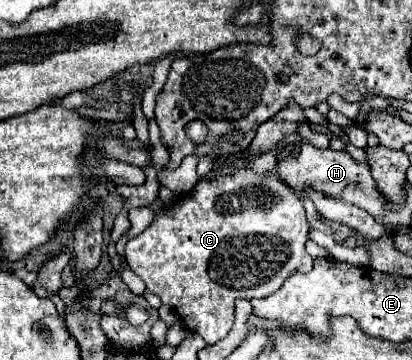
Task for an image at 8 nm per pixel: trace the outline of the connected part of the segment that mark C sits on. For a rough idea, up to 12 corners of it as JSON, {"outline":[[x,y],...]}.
{"outline":[[275,172],[201,178],[125,246],[207,344],[309,272]]}

